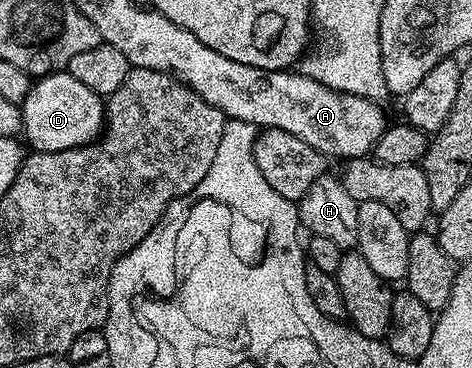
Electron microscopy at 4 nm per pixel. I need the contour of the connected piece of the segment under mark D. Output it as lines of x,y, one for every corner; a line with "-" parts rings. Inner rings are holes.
68,71
49,72
33,83
23,102
23,139
28,139
37,152
61,152
91,144
104,127
105,107
105,101
94,90
82,86

